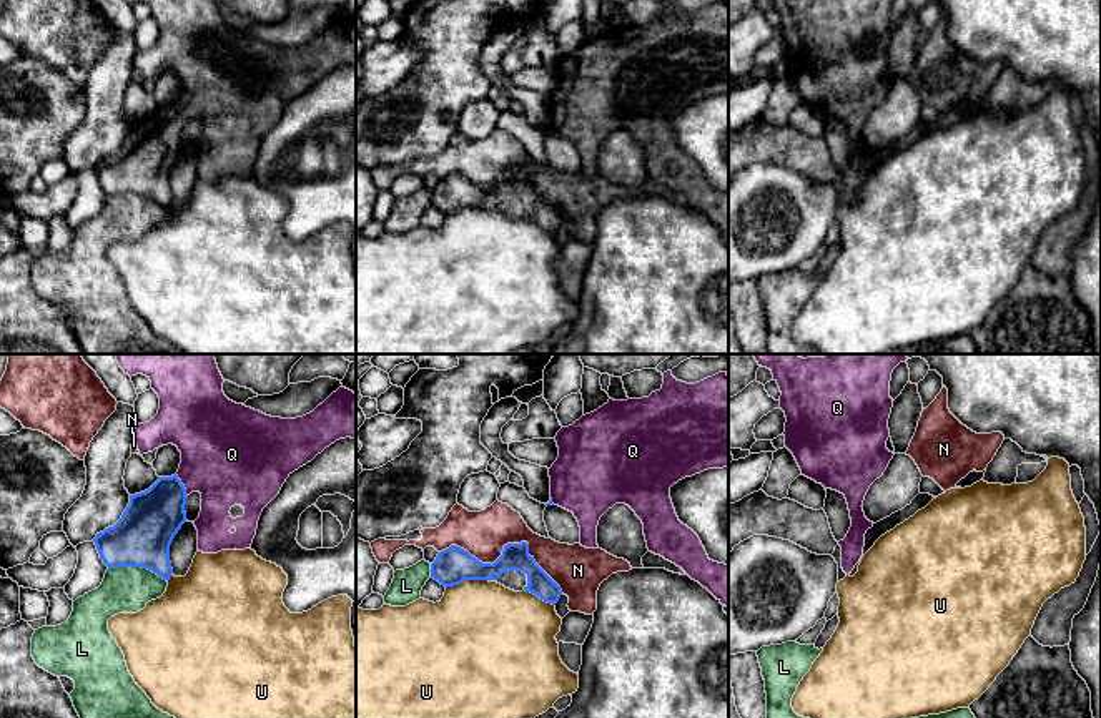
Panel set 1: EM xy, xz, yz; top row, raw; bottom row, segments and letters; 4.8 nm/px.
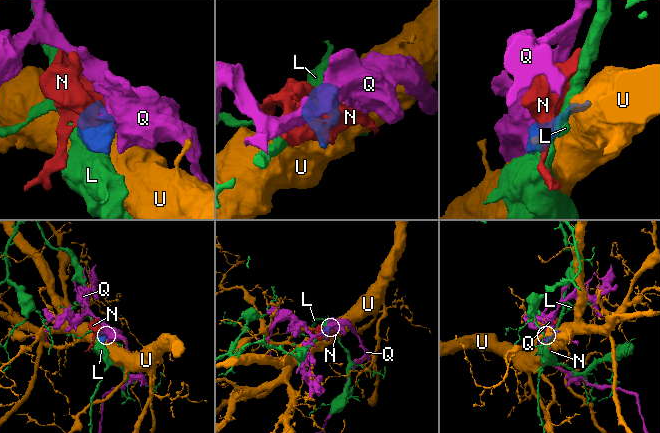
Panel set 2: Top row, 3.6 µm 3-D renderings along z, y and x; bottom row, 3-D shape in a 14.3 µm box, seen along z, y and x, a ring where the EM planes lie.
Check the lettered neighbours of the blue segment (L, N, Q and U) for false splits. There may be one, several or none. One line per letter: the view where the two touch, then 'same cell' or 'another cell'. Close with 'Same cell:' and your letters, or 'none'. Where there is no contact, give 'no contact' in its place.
L: meets blue in xy; another cell
N: meets blue in xz; another cell
Q: meets blue in xy; same cell
U: meets blue in xz; another cell
Same cell: Q

